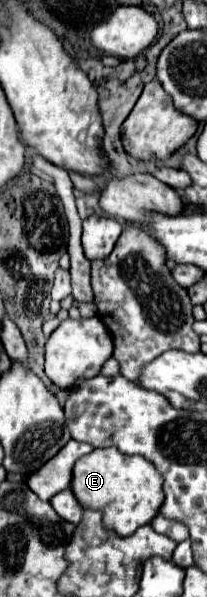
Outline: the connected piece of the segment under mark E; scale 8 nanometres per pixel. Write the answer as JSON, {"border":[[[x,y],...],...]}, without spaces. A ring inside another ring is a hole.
{"border":[[[94,449],[90,455],[84,455],[74,465],[72,491],[84,509],[100,509],[104,513],[104,525],[114,529],[120,537],[132,535],[138,527],[150,523],[164,501],[162,477],[158,475],[158,469],[140,455],[124,455],[118,449]]]}

